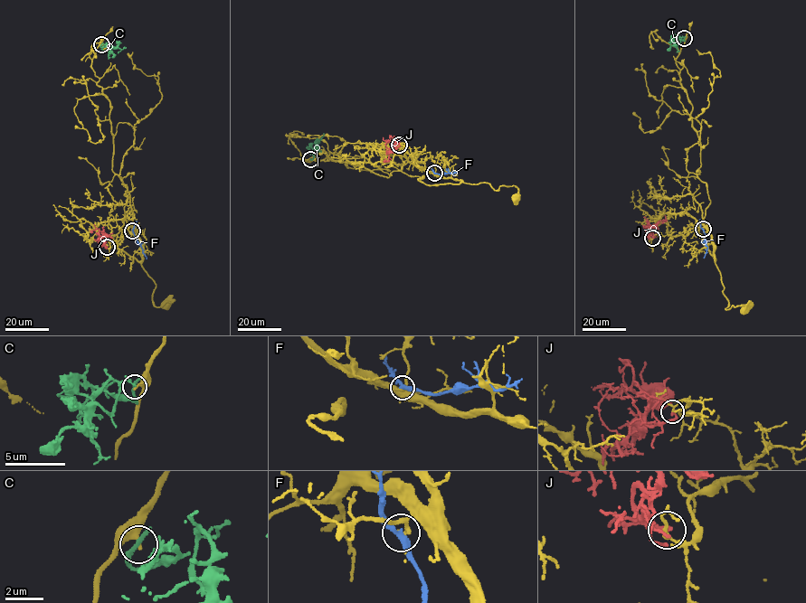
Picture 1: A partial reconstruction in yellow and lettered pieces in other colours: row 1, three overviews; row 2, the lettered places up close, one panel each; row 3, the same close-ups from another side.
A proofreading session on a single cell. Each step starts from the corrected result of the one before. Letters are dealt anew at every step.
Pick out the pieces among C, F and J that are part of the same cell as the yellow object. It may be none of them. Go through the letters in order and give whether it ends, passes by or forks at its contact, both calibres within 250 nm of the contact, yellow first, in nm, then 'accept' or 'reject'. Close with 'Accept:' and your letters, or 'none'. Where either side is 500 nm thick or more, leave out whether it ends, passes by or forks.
C: it ends; calibres 200 and 280 nm; reject
F: it passes by; calibres 180 and 280 nm; reject
J: it ends; calibres 90 and 240 nm; reject
Accept: none

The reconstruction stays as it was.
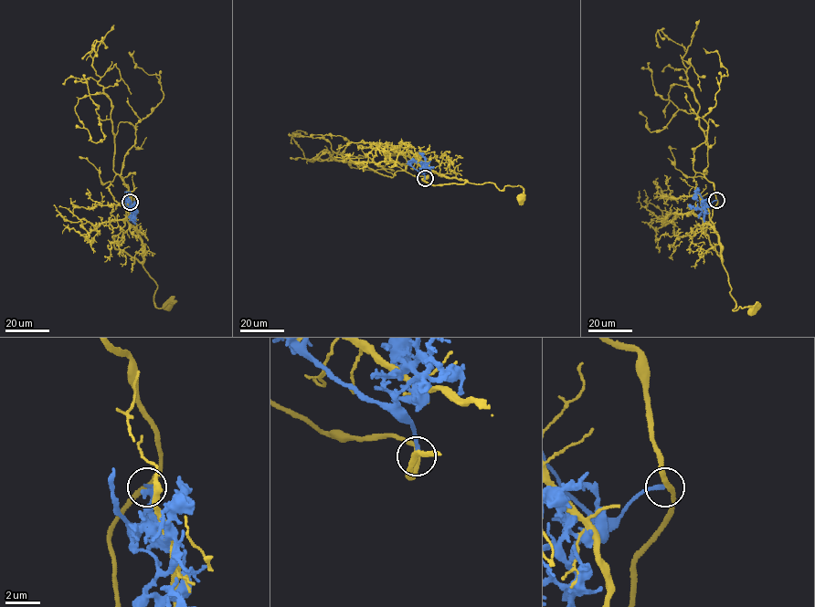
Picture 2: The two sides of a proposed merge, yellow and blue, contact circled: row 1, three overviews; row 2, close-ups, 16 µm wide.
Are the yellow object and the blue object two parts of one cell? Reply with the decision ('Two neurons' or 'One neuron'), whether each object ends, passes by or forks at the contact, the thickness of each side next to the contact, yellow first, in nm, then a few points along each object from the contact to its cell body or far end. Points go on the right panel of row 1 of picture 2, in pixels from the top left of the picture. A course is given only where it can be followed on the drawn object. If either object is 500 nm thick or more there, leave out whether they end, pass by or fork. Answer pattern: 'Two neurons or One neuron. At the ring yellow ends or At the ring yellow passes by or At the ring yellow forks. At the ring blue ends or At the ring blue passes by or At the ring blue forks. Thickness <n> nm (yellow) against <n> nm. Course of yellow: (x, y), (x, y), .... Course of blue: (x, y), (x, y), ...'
Two neurons. At the ring yellow passes by. At the ring blue ends. Thickness 280 nm (yellow) against 240 nm. Course of yellow: (716, 200), (703, 233), (723, 261), (731, 296), (735, 304), (732, 309), (751, 307), (752, 312). Course of blue: (716, 200), (708, 204), (698, 193), (697, 201)

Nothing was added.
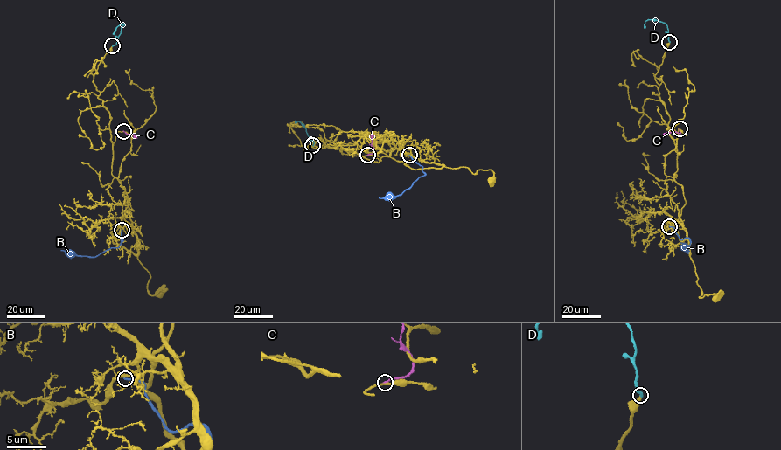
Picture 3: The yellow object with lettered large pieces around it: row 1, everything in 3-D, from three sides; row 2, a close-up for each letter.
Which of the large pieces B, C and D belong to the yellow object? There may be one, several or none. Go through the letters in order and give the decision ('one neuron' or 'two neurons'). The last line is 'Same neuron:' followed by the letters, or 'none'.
B: two neurons
C: two neurons
D: one neuron
Same neuron: D

